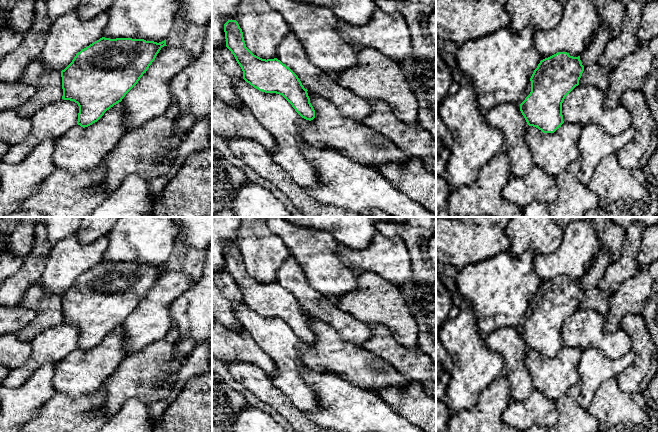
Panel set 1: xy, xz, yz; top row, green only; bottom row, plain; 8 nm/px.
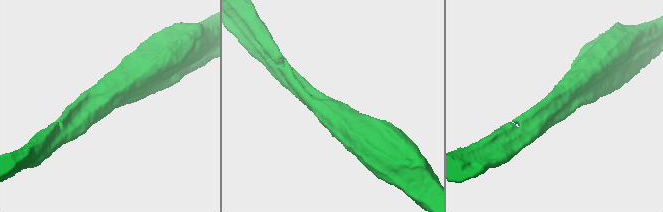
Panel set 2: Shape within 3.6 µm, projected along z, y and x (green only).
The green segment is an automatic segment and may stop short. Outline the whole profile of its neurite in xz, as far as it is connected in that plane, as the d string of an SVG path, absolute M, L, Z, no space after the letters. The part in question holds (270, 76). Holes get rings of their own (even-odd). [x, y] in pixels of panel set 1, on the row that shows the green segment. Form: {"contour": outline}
{"contour": "M236 20L224 24L226 47L234 55L243 71L243 79L265 93L282 95L306 120L315 118L307 89L298 76L277 58L262 59L254 55L244 41L243 32Z"}

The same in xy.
{"contour": "M102 37L76 54L72 62L61 71L62 99L74 101L79 106L77 124L85 128L97 122L111 107L121 102L125 95L138 83L140 78L148 70L162 47L166 45L166 39L162 42L146 41L144 39Z"}

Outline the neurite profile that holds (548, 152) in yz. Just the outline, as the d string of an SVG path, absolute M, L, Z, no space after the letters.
M563 123L554 133L543 133L530 126L524 138L533 164L554 178L567 170L568 165L579 158L577 144L583 127L581 124Z

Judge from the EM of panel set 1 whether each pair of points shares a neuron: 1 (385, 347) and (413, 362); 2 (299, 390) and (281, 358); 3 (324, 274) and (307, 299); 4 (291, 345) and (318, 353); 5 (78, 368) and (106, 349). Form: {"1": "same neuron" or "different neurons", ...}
{"1": "same neuron", "2": "same neuron", "3": "different neurons", "4": "different neurons", "5": "same neuron"}

